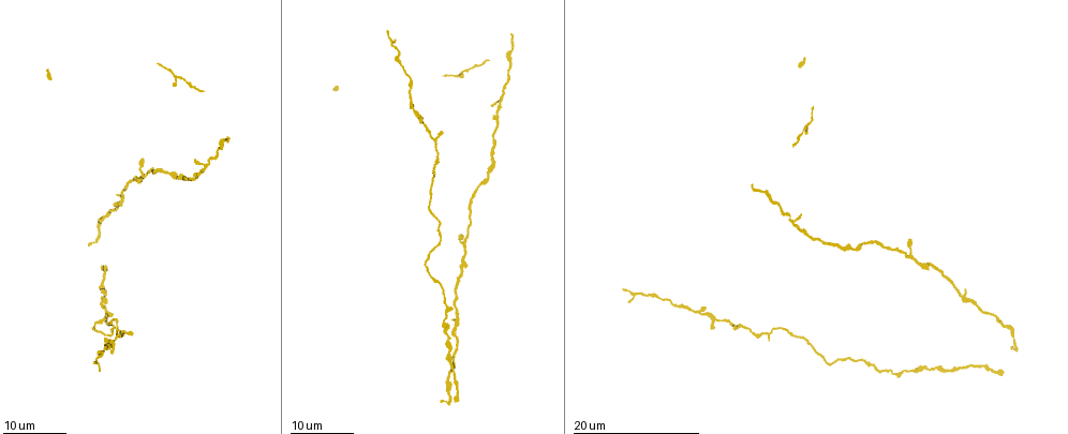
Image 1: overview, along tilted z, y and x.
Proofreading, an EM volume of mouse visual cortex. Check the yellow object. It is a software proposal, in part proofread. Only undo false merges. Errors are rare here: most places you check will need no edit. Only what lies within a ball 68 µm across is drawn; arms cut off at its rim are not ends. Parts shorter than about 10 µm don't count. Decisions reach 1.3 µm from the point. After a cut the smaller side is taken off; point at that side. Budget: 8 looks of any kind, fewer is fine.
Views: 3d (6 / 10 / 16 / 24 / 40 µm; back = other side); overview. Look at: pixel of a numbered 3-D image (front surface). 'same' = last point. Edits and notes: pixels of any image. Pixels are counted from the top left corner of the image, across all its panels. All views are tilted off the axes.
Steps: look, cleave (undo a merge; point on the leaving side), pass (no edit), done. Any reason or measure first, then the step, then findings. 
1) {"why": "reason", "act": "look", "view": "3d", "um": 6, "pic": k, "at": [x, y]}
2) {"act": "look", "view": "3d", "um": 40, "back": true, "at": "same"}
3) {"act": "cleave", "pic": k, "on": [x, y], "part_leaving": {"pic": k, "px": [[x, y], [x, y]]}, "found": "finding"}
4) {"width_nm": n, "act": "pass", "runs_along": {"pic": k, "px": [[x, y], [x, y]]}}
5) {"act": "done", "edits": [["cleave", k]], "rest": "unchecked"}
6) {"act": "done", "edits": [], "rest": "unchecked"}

{"why": "three arms meet", "act": "look", "view": "3d", "um": 24, "pic": 1, "at": [717, 318]}

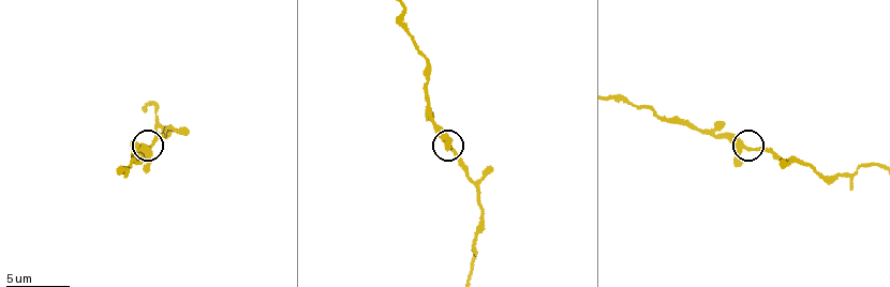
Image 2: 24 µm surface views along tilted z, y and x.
{"act": "look", "view": "3d", "um": 6, "pic": 2, "at": [746, 147]}

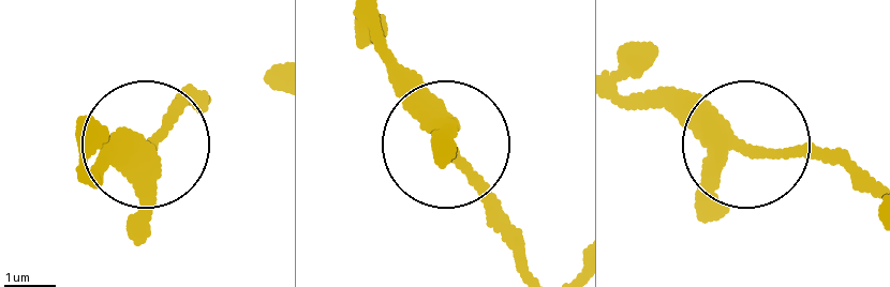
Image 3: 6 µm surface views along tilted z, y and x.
{"width_nm": 250, "act": "pass", "runs_along": {"pic": 3, "px": [[871, 195], [802, 153], [707, 147], [640, 81]]}, "found": "all the same neuron"}

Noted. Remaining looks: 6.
{"why": "sudden change in width", "act": "look", "view": "3d", "um": 10, "pic": 2, "at": [474, 244]}

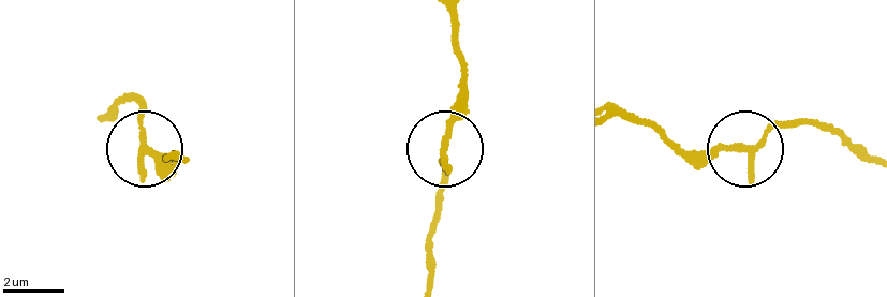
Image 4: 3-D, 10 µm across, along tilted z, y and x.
{"why": "closer look", "act": "look", "view": "3d", "um": 6, "pic": 4, "at": [144, 149]}

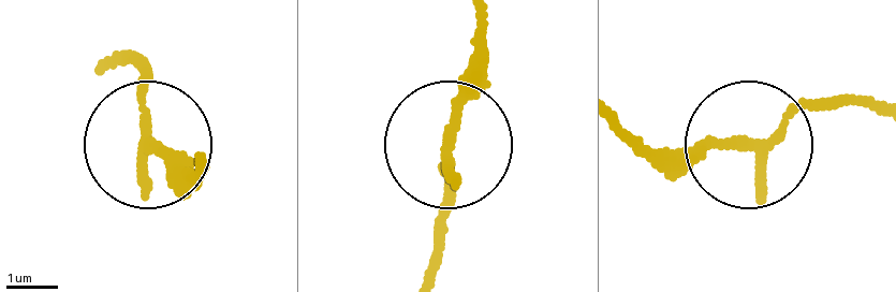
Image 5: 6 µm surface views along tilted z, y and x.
{"act": "pass", "runs_along": {"pic": 5, "px": [[108, 64], [136, 63], [151, 150], [189, 183]]}, "found": "continuous, no second neuron"}

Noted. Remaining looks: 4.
{"why": "thin neck", "act": "look", "view": "3d", "um": 10, "pic": 2, "at": [697, 128]}

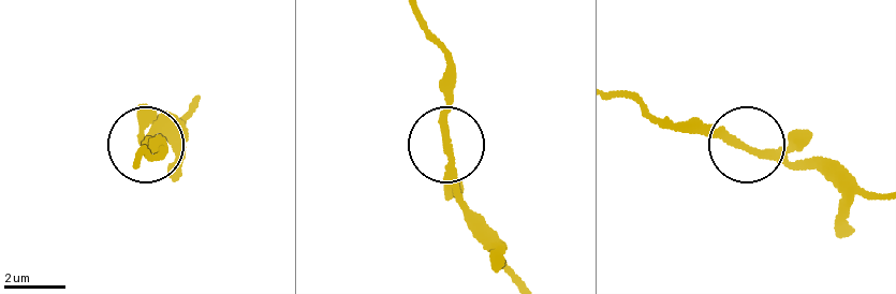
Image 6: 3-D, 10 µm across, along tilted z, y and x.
{"why": "zoom in", "act": "look", "view": "3d", "um": 6, "pic": 6, "at": [449, 143]}

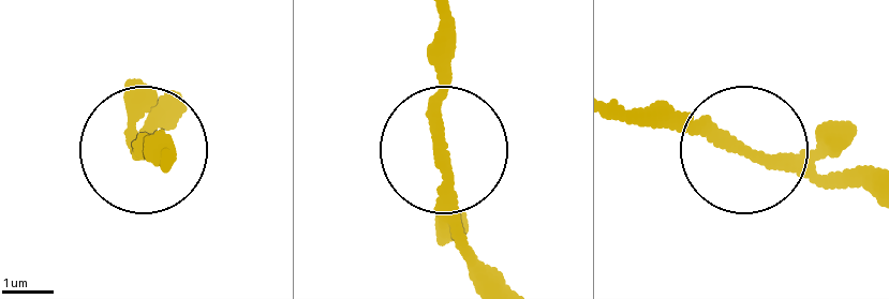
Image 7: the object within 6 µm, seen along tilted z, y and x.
{"act": "pass", "runs_along": {"pic": 7, "px": [[497, 282], [446, 212], [438, 24]]}, "found": "continuous, no second neuron"}

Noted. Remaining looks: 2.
{"why": "three-way junction", "act": "look", "view": "3d", "um": 16, "pic": 1, "at": [502, 99]}

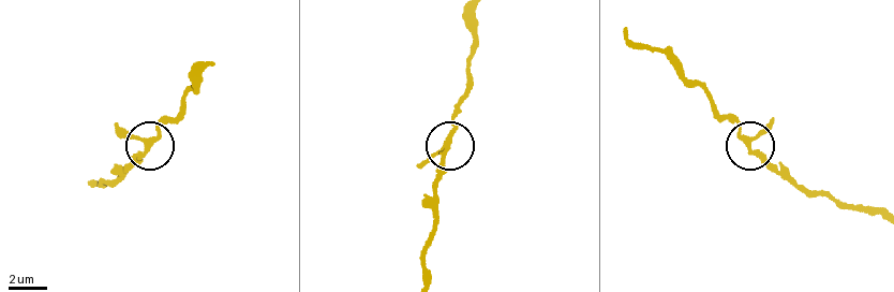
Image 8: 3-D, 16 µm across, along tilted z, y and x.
{"why": "zoom in", "act": "look", "view": "3d", "um": 6, "pic": 8, "at": [444, 148]}

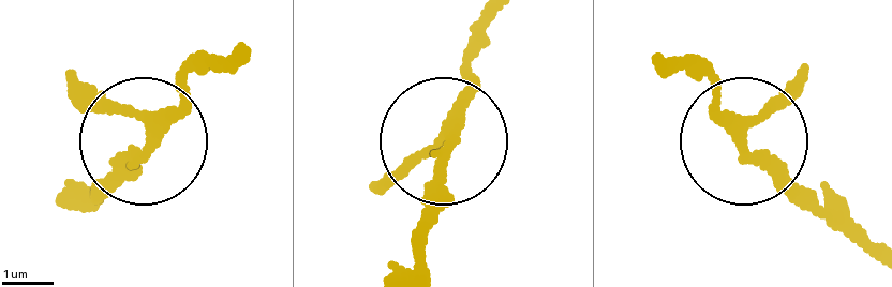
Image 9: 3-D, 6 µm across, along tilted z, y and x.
{"arms": 3, "act": "pass", "found": "one neuron here"}

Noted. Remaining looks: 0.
{"act": "done", "edits": [], "rest": "unchecked"}

